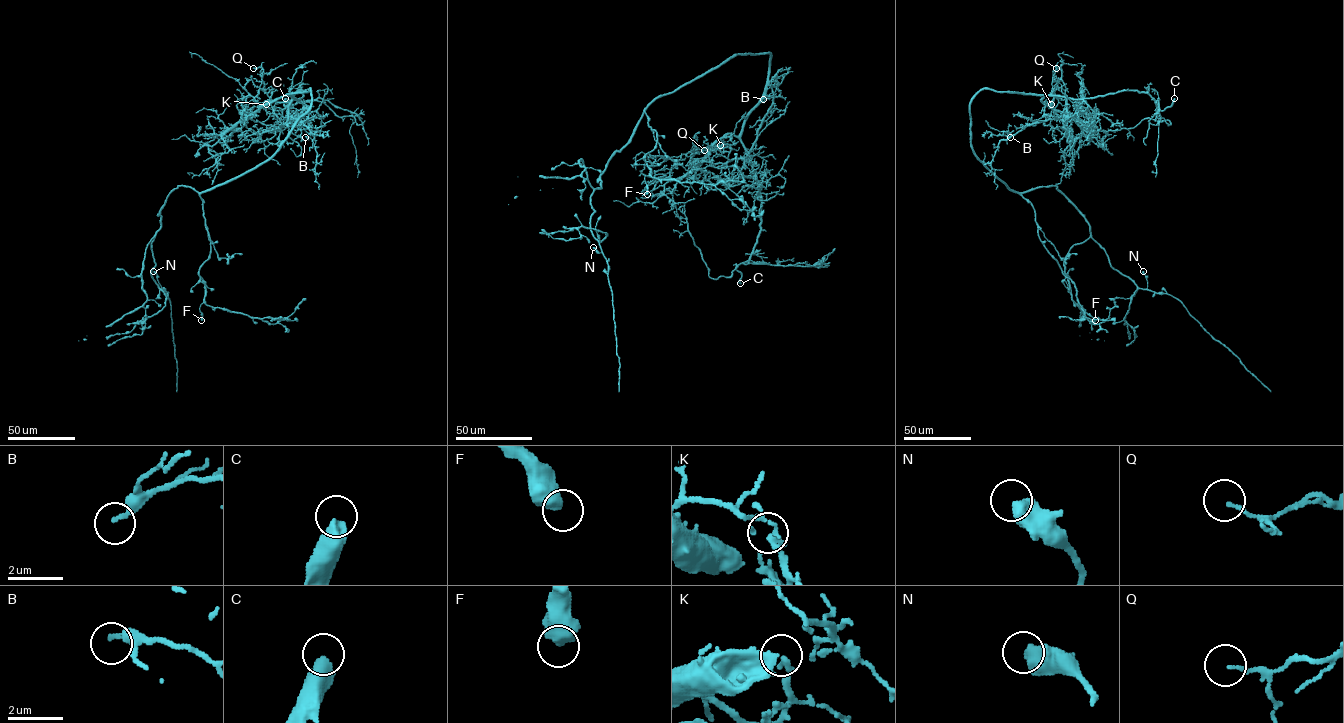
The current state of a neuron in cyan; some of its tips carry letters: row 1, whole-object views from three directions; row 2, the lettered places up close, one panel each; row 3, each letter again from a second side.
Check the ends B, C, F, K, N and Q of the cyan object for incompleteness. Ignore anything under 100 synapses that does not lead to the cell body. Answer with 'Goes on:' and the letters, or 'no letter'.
Goes on: C

